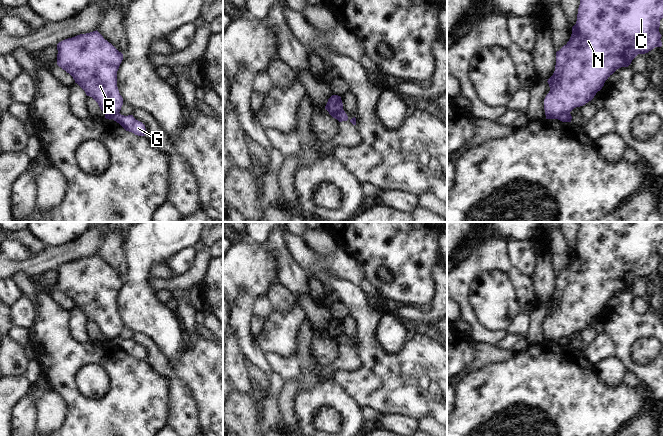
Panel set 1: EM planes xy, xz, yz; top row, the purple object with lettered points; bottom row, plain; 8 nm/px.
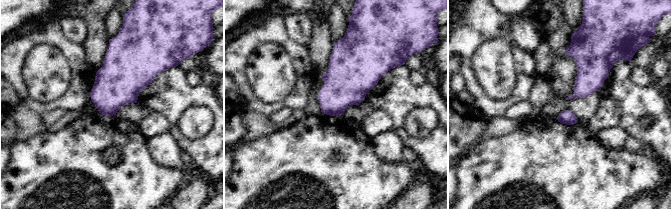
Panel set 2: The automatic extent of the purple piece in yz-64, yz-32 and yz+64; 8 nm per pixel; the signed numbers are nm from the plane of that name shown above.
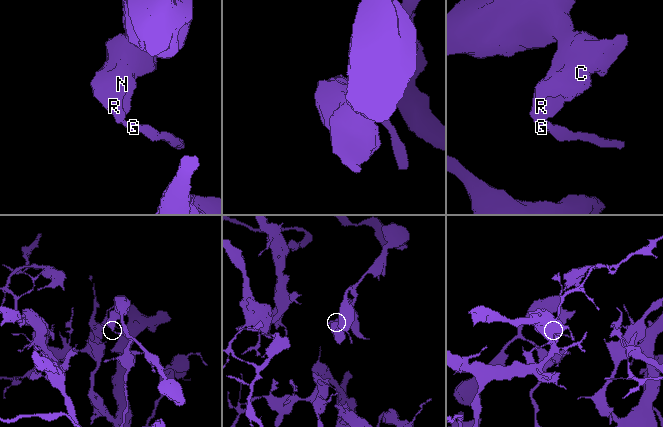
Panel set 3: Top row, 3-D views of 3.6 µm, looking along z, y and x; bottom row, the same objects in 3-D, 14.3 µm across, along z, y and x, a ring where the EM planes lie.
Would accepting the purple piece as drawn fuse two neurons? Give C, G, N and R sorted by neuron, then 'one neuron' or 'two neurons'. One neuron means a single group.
groups C N R / G; two neurons

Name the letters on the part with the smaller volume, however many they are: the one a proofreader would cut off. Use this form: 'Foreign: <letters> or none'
Foreign: G.

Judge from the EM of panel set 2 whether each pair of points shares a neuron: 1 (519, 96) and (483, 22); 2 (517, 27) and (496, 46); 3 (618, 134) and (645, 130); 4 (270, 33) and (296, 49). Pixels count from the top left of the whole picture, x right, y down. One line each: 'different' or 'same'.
1: same
2: different
3: different
4: same

